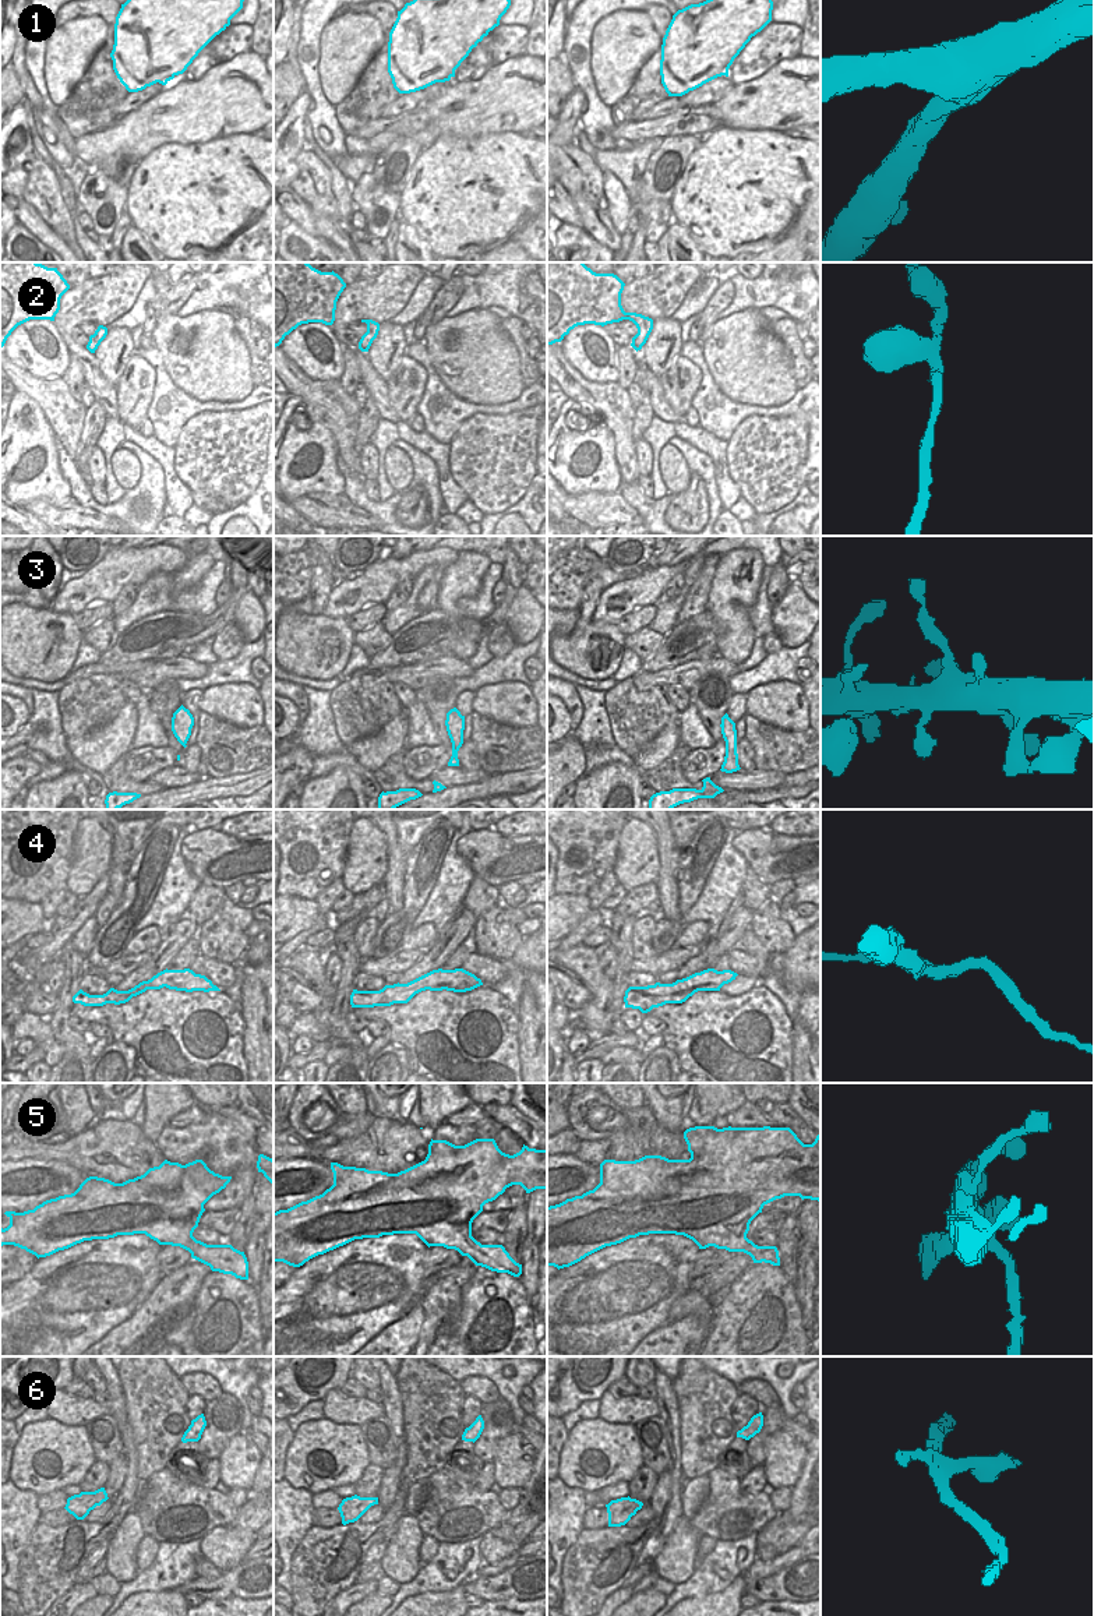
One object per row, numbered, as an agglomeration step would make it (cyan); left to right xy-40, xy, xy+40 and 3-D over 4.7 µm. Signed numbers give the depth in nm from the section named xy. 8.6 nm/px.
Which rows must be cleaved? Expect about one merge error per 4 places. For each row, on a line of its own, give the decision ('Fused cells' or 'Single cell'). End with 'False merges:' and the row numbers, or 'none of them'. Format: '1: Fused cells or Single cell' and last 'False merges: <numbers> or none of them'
1: Single cell
2: Single cell
3: Single cell
4: Single cell
5: Single cell
6: Single cell
False merges: none of them

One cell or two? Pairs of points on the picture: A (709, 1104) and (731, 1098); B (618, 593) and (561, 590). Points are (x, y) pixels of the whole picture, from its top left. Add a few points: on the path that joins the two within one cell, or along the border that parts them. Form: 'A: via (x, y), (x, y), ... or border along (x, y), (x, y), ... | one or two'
A: via (715, 1098), (726, 1098) | one
B: border along (634, 575), (616, 581), (604, 589) | two

